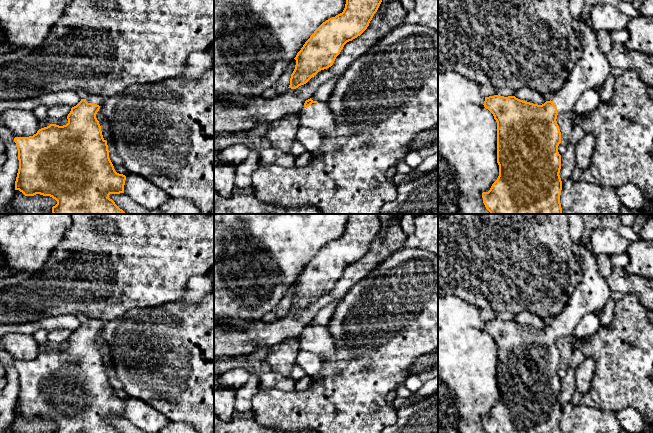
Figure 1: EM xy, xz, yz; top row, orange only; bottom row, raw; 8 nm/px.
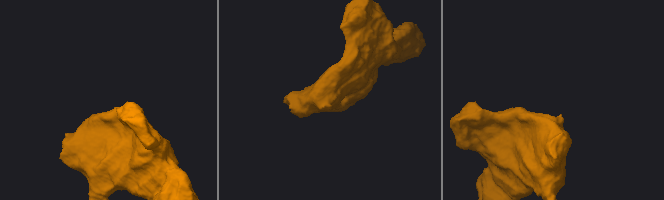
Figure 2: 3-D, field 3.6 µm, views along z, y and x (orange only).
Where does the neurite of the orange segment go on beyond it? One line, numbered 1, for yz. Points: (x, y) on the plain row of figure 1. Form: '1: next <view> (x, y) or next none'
1: next yz (592, 293)

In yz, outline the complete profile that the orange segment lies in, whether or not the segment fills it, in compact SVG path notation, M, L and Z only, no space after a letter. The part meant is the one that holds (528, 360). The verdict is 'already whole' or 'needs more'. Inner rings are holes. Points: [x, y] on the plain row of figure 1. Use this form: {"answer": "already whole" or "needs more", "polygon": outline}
{"answer": "needs more", "polygon": "M587 234L579 240L579 253L583 262L583 279L571 293L564 309L554 317L550 325L542 329L520 324L515 320L485 321L484 331L488 333L497 346L497 387L499 400L488 416L482 417L486 433L562 433L560 418L562 405L560 402L561 379L558 370L561 367L561 356L557 348L559 337L573 335L577 323L584 316L601 311L611 298L611 289L597 267L596 256L591 252Z"}

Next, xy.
{"answer": "needs more", "polygon": "M89 318L86 323L81 323L71 332L66 349L50 348L39 353L33 360L14 362L19 384L15 414L25 420L40 418L52 421L57 425L52 433L120 433L109 419L124 417L126 400L115 395L109 382L107 365L103 362L101 350L96 342L103 325L104 321Z"}

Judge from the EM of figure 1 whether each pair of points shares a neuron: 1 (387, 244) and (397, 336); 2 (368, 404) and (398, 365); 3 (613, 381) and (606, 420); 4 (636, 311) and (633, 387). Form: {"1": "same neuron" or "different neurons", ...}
{"1": "different neurons", "2": "same neuron", "3": "different neurons", "4": "same neuron"}

